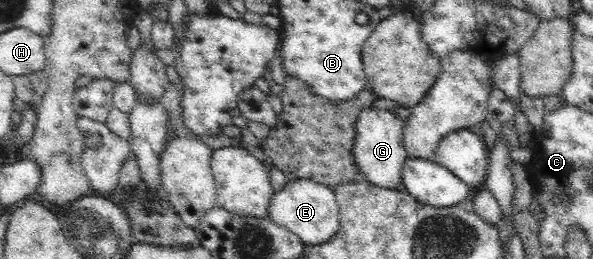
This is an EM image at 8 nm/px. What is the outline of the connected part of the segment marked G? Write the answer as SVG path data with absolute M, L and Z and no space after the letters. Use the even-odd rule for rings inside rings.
M366 107L360 112L351 148L352 162L361 176L370 184L384 189L398 188L402 178L402 168L407 158L403 147L403 121L400 121L391 111L375 111Z

